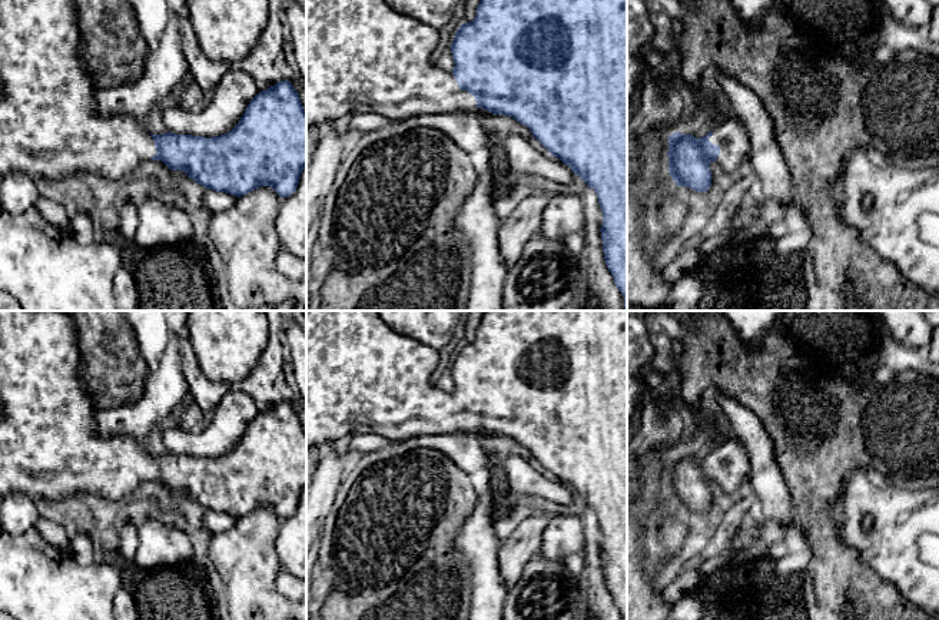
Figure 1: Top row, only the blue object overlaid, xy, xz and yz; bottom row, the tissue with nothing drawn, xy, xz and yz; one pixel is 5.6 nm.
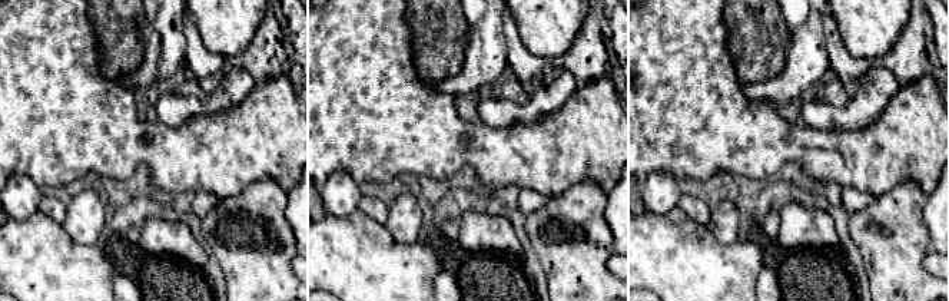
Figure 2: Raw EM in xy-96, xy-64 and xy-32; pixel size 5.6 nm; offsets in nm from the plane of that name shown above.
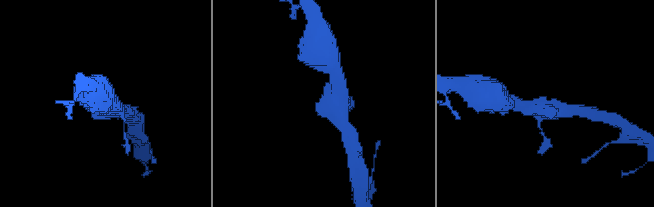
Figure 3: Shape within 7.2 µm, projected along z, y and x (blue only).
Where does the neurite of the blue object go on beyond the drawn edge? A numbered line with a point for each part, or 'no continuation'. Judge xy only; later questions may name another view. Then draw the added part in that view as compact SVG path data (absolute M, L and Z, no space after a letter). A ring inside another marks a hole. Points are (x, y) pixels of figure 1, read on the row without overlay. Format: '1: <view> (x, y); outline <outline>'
1: xy (50, 448); outline M0 311L0 501L11 493L26 494L34 501L60 500L77 494L97 495L106 500L126 500L145 481L156 474L147 445L127 435L103 437L97 431L96 410L80 378L80 351L76 322L63 311Z

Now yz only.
1: yz (729, 454); outline M707 417L703 420L701 428L717 438L709 451L713 454L709 461L720 468L720 475L714 484L723 493L734 495L750 475L747 452L724 421L717 422L714 418Z

